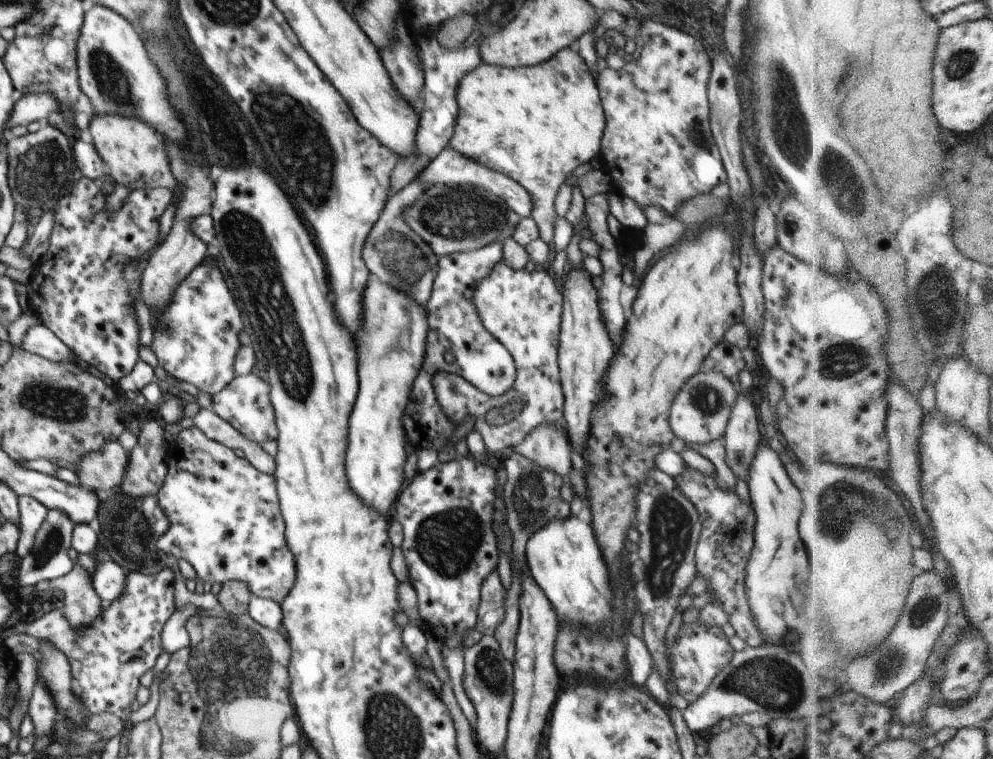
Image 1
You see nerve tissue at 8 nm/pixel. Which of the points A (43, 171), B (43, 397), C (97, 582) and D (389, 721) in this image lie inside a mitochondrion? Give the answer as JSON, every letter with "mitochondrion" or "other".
{"A":"mitochondrion","B":"mitochondrion","C":"other","D":"mitochondrion"}

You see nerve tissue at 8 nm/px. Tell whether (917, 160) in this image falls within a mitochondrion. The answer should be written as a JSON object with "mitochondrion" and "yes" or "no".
{"mitochondrion":"no"}

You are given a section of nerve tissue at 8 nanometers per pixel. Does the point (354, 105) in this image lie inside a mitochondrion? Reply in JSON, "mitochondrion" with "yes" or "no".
{"mitochondrion":"no"}

